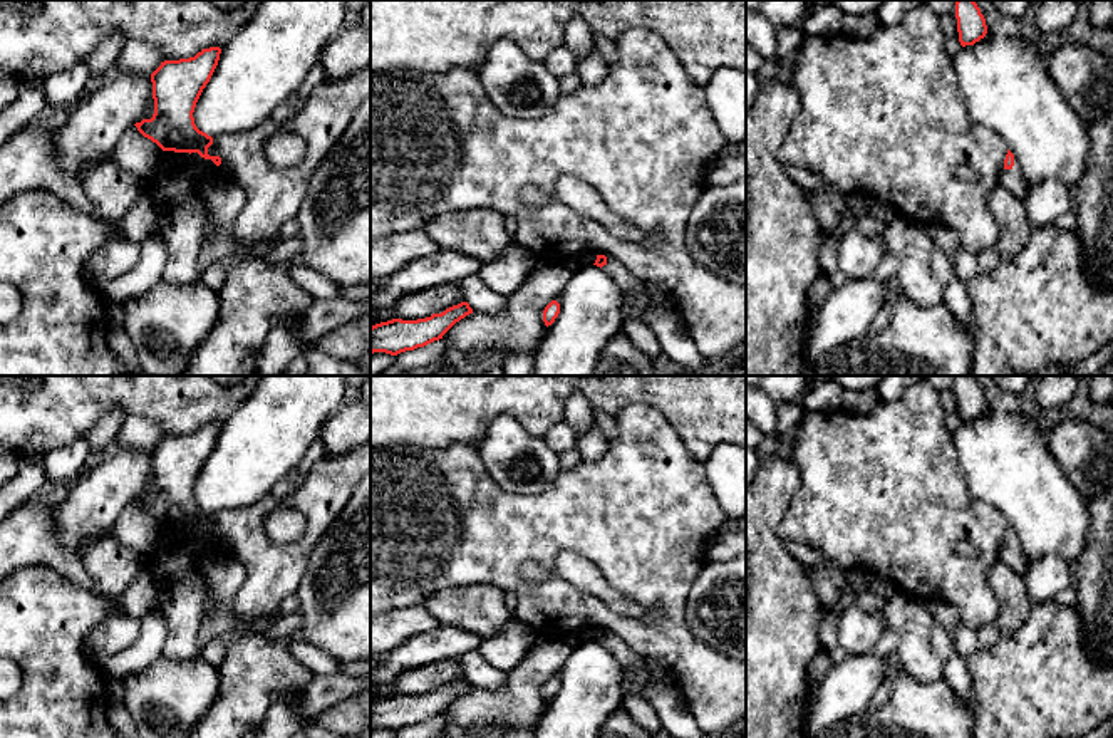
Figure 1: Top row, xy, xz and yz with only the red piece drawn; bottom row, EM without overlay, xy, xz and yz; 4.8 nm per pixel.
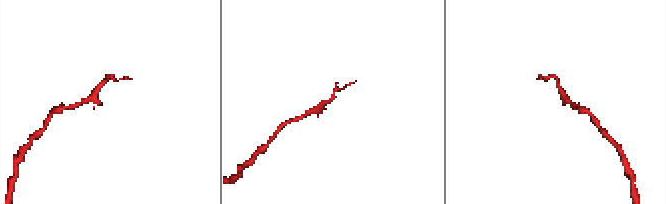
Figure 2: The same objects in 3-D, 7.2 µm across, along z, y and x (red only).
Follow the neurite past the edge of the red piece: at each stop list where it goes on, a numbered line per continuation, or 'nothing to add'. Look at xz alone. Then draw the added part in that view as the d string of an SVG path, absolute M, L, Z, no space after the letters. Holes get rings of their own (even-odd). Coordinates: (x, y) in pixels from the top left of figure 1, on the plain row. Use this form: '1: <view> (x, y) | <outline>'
1: xz (624, 654) | M607 632L607 639L602 642L602 646L615 656L615 659L625 671L645 661L644 656L634 652L624 639L612 632Z

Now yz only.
1: yz (1013, 556) | M1014 533L1014 542L1001 548L999 560L1006 562L1016 574L1022 577L1026 577L1029 572L1029 562L1022 554L1019 538L1016 537L1016 533Z

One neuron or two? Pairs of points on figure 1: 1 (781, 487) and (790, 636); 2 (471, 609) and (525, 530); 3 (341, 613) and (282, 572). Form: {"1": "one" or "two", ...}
{"1": "one", "2": "two", "3": "two"}

